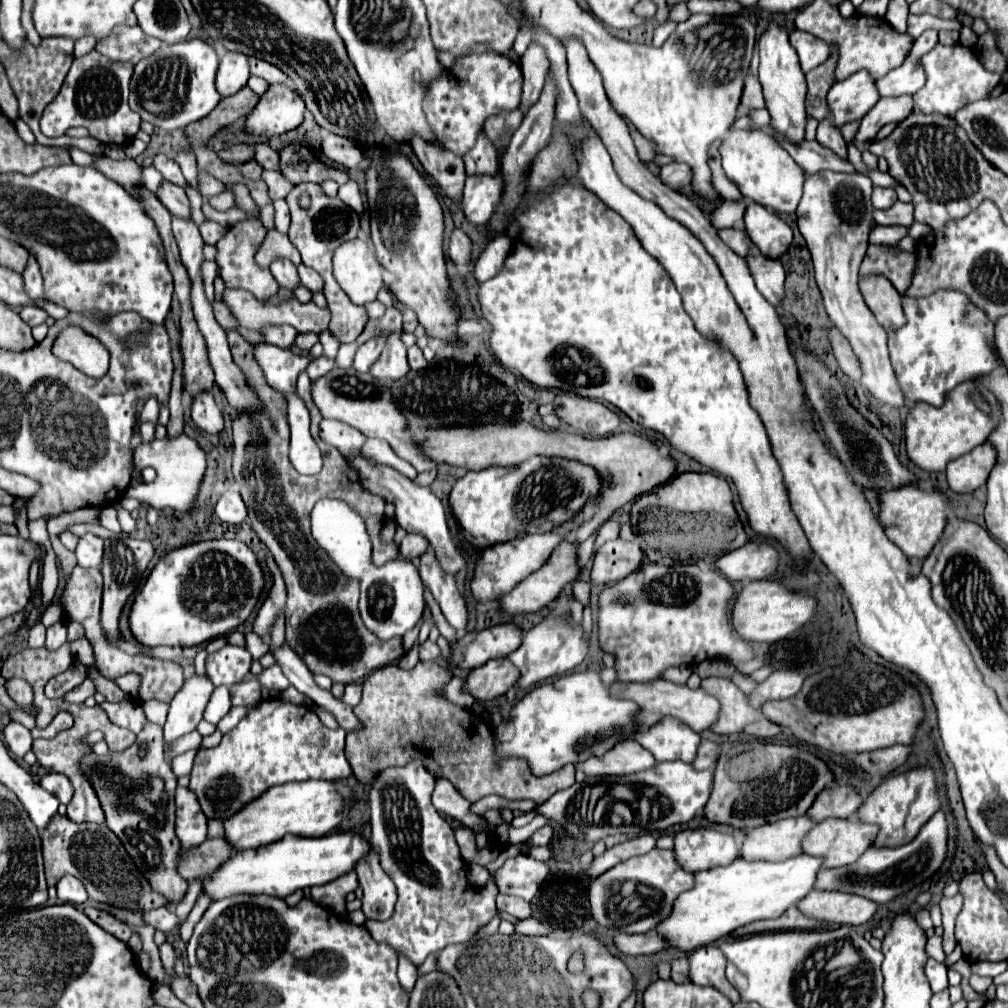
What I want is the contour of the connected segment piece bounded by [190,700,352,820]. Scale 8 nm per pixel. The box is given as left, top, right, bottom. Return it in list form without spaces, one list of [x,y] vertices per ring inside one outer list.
[[[264,700],[256,708],[250,708],[248,714],[238,722],[238,726],[222,736],[222,742],[216,748],[200,750],[196,754],[190,774],[190,788],[198,796],[200,806],[208,818],[224,820],[244,808],[250,800],[254,800],[254,796],[260,796],[276,784],[348,778],[352,774],[352,768],[344,756],[344,738],[346,732],[324,728],[320,718],[306,706],[296,706],[286,700]]]

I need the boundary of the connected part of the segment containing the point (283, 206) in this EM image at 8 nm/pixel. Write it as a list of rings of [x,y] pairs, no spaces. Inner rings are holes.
[[[278,200],[274,202],[274,208],[276,208],[276,230],[286,234],[288,232],[288,226],[290,226],[290,210],[288,210],[288,204],[286,200]]]

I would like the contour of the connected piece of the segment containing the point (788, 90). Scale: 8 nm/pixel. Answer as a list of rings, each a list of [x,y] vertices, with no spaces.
[[[770,24],[768,30],[760,38],[760,84],[766,100],[766,110],[770,112],[770,126],[774,132],[784,134],[786,140],[792,140],[792,144],[800,144],[804,140],[804,128],[806,128],[806,78],[798,62],[796,50],[788,42],[786,28],[778,24]]]

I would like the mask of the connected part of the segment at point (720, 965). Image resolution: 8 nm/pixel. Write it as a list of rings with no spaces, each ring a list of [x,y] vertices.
[[[702,946],[688,954],[690,960],[690,978],[694,984],[700,986],[712,986],[720,990],[732,1004],[740,1002],[738,992],[732,988],[732,984],[724,976],[726,968],[726,956],[718,946]]]

